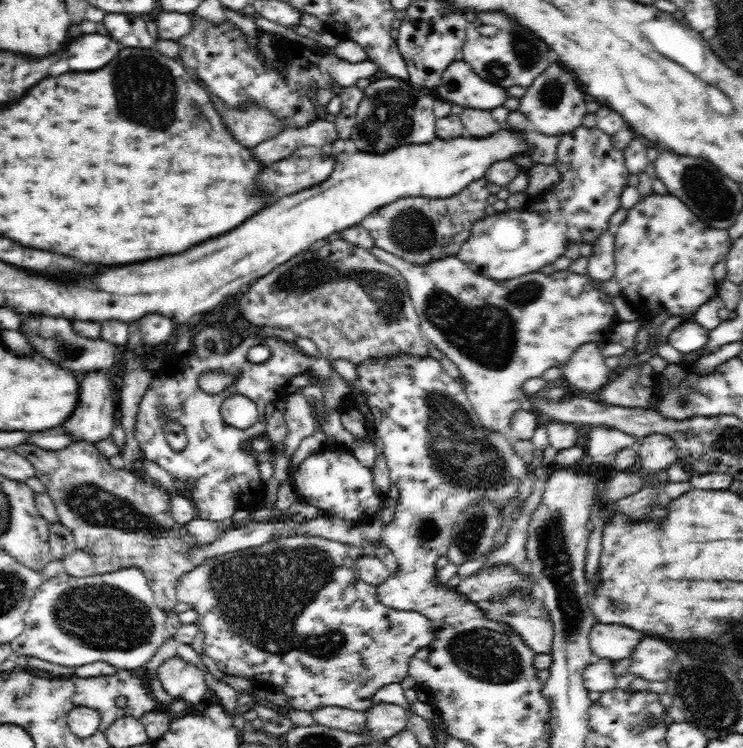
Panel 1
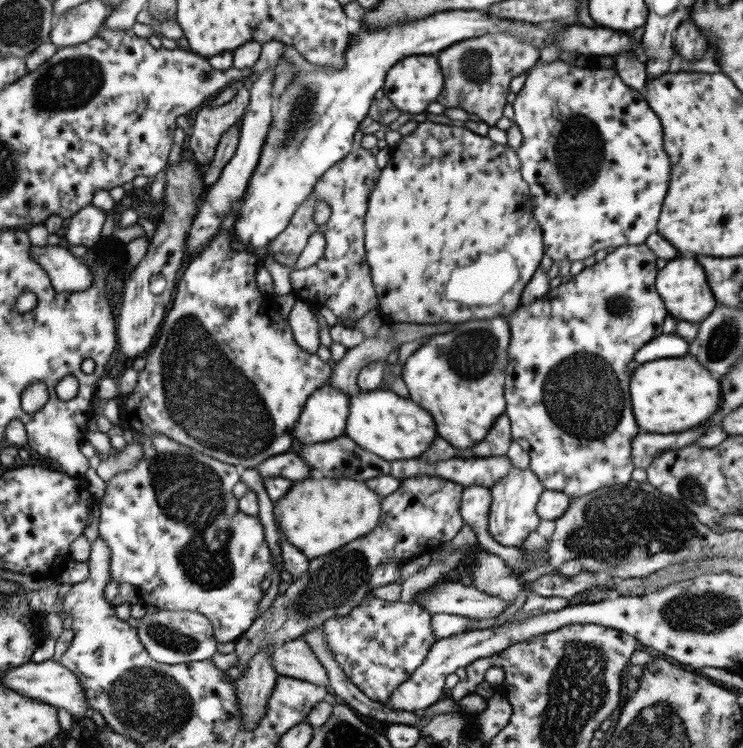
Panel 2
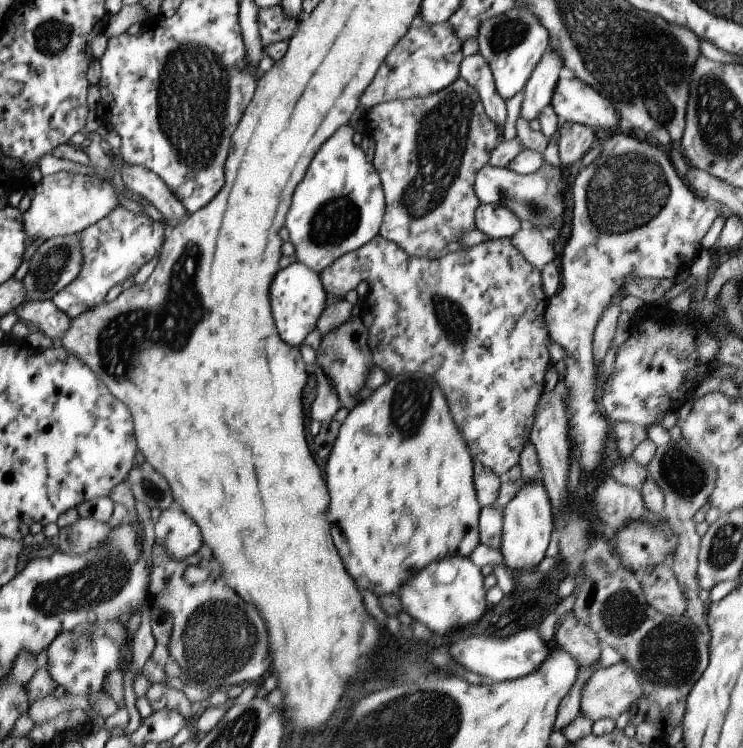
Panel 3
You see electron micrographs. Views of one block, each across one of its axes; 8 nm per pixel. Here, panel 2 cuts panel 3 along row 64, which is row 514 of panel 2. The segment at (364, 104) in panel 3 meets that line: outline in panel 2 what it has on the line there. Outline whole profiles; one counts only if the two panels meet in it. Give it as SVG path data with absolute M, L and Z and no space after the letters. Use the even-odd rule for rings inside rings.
M439 476L405 478L393 494L381 498L381 516L377 520L377 526L369 534L337 548L329 556L319 556L319 558L313 558L313 560L309 560L301 552L297 552L297 548L293 548L289 544L289 540L285 540L285 536L281 534L281 530L277 526L279 540L281 540L283 570L287 570L293 576L293 582L289 584L287 592L277 596L275 602L271 604L271 608L267 608L267 612L257 614L251 628L247 628L233 642L231 648L237 656L237 666L235 668L245 670L249 660L261 648L271 648L271 646L275 648L275 646L283 646L285 642L303 638L307 642L307 646L311 648L311 652L315 654L317 662L327 672L331 698L335 698L335 700L343 702L345 706L349 706L357 716L367 716L367 718L373 718L373 720L383 722L387 726L391 726L391 724L413 726L421 732L427 724L423 722L423 718L419 714L383 708L383 704L377 704L377 702L369 700L363 692L359 692L349 682L349 678L343 674L343 670L333 660L333 656L327 648L323 622L329 620L329 618L335 618L335 616L345 616L353 608L363 604L365 594L371 592L369 590L371 574L381 564L387 564L387 562L405 564L409 560L415 560L421 554L431 556L445 542L453 540L457 536L457 532L465 526L465 522L459 514L463 490L465 488L461 484L455 484L455 482L439 478Z

